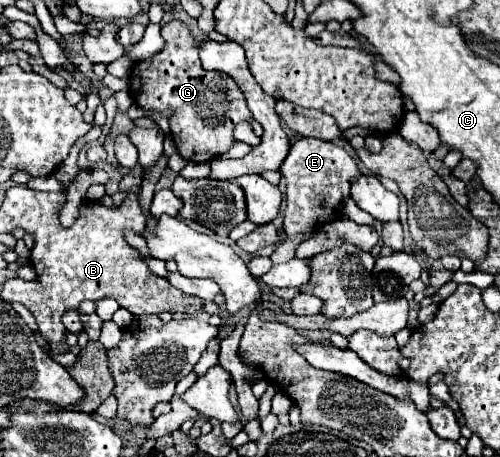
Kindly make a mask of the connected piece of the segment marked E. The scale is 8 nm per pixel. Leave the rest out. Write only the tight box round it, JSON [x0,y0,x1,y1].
[280,139,360,237]

